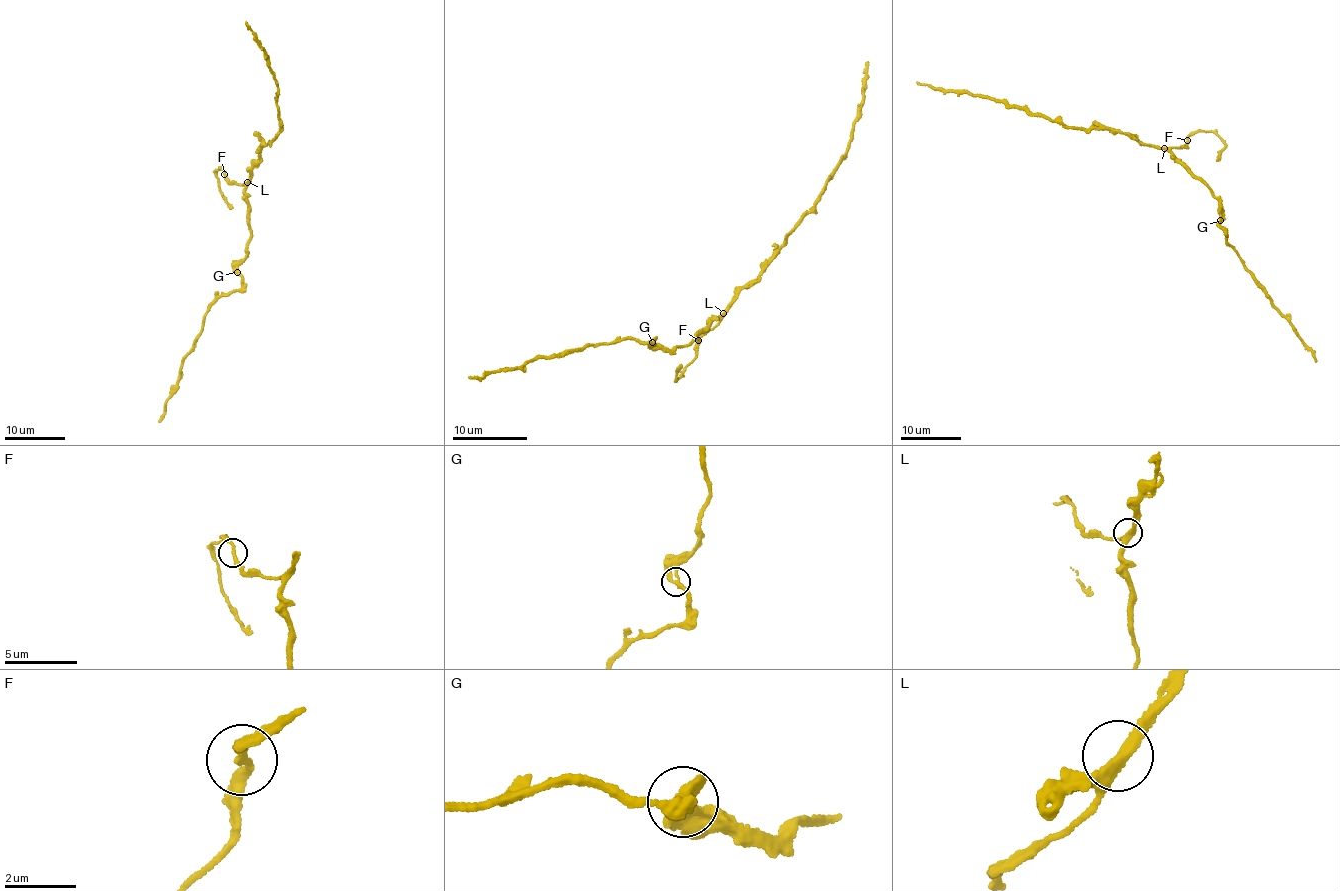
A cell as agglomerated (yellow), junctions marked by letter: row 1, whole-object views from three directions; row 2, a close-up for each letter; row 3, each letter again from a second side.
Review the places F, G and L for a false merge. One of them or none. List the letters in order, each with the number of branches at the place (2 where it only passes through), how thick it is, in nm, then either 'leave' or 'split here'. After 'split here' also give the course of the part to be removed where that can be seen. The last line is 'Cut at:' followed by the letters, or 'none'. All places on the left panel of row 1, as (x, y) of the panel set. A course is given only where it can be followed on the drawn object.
F: 2 branches meet; 200 nm thick; leave
G: 2 branches meet; 280 nm thick; leave
L: 3 branches meet; 280 nm thick; leave
Cut at: none

